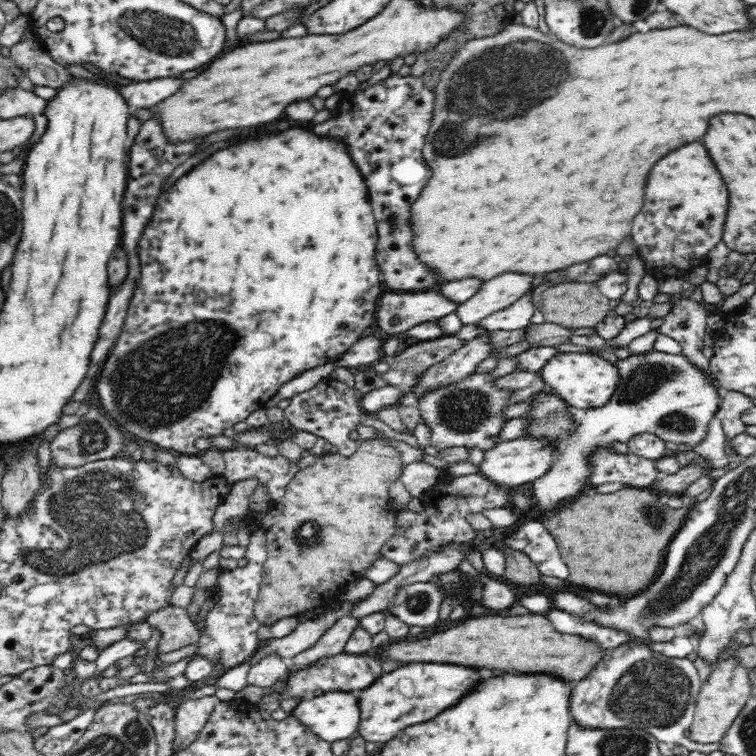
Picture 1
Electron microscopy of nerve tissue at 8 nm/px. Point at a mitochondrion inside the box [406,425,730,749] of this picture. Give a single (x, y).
(649, 693)

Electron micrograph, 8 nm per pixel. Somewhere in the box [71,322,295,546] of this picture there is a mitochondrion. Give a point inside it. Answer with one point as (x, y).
(97, 437)

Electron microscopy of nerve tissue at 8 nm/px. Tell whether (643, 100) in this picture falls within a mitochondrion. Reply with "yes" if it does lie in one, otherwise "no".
no

